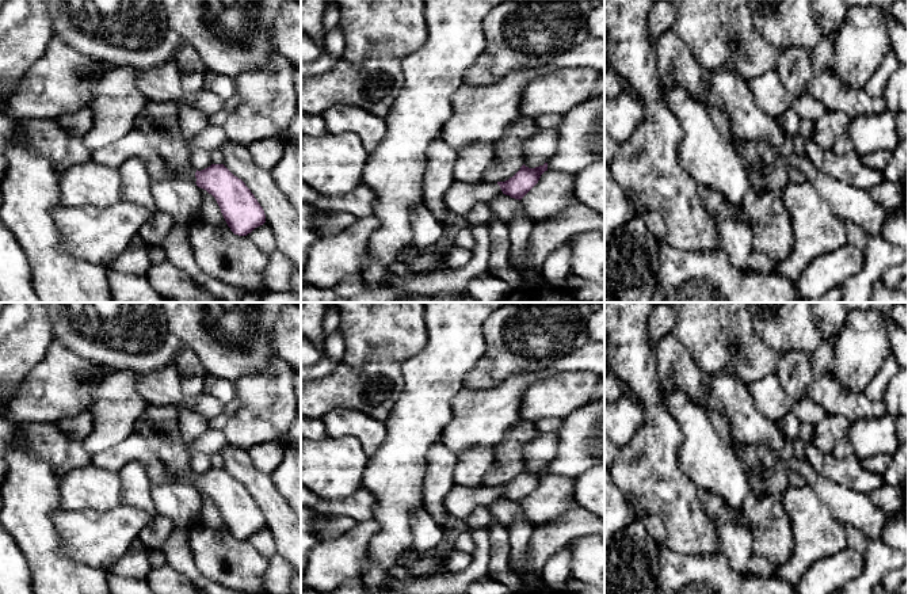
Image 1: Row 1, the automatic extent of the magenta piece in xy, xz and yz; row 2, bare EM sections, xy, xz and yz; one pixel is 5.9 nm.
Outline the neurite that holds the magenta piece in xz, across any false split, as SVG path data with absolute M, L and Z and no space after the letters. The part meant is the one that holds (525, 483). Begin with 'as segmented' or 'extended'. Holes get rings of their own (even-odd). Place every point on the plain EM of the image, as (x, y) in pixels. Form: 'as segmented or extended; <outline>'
extended; M548 467L535 472L523 468L505 486L470 488L455 484L446 495L443 506L450 518L458 521L465 519L476 507L491 506L501 498L520 504L538 487L545 475L548 475Z

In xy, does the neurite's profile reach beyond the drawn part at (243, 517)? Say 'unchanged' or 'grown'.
grown

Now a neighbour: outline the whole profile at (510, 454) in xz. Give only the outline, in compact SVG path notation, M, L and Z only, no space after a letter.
M520 422L510 429L504 439L493 448L495 461L484 477L484 486L497 487L512 481L523 469L527 445L541 433L533 422Z

